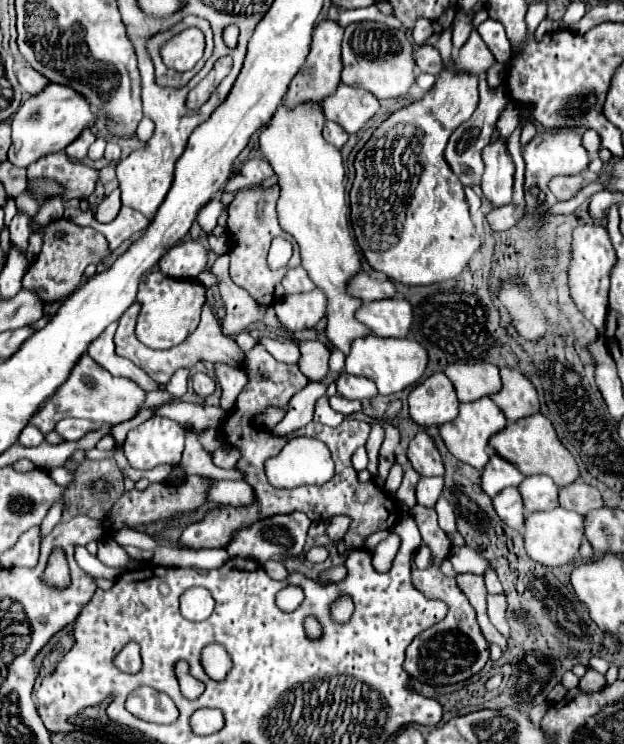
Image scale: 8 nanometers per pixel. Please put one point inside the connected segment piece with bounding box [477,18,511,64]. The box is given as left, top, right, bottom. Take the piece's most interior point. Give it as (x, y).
(493, 34)

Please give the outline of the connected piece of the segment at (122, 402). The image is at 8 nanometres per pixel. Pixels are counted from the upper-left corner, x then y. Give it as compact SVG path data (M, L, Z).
M83 354L73 366L69 378L55 390L55 394L35 412L31 422L43 432L51 432L63 418L87 418L97 424L121 424L131 420L143 406L147 392L129 378L113 376L101 368L89 354Z

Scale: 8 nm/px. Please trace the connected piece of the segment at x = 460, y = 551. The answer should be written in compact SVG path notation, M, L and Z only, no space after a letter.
M461 546L461 548L451 548L451 556L449 560L453 562L453 568L457 574L461 572L471 572L471 574L479 574L483 576L489 568L489 562L479 556L479 552L475 552L473 548Z

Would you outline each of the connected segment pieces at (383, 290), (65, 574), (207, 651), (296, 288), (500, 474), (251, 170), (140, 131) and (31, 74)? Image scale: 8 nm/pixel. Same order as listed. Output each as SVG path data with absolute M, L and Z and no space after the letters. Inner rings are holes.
M365 272L355 274L347 282L347 292L353 298L361 300L361 302L371 302L371 300L395 296L395 288L393 288L393 284L387 278L383 278L383 276L369 276Z
M55 548L51 552L43 579L52 587L65 588L69 586L70 569L67 560L65 560L65 552L61 548Z
M211 644L211 646L203 648L201 662L203 662L207 674L215 680L225 678L225 672L231 668L231 660L229 660L225 648L219 646L219 644Z
M299 266L287 272L287 276L283 278L283 288L285 288L285 294L303 294L303 292L311 292L315 284L309 280L307 272Z
M491 454L487 466L481 470L481 488L489 494L495 496L499 490L507 486L519 486L525 476L511 466L507 460L503 460L497 454Z
M253 158L253 160L247 160L239 174L235 178L231 178L227 182L227 190L229 192L237 192L237 190L243 190L243 188L251 188L255 184L261 184L263 180L271 178L275 172L271 170L271 166L267 164L265 158Z
M143 118L139 122L139 126L137 126L137 138L141 142L147 142L151 138L151 134L153 134L153 122L149 118Z
M29 66L19 68L17 80L19 80L19 84L23 86L23 90L27 90L29 94L35 94L35 92L39 92L39 88L45 88L45 86L49 84L45 76L39 76L39 72L35 72L35 70L29 68Z

